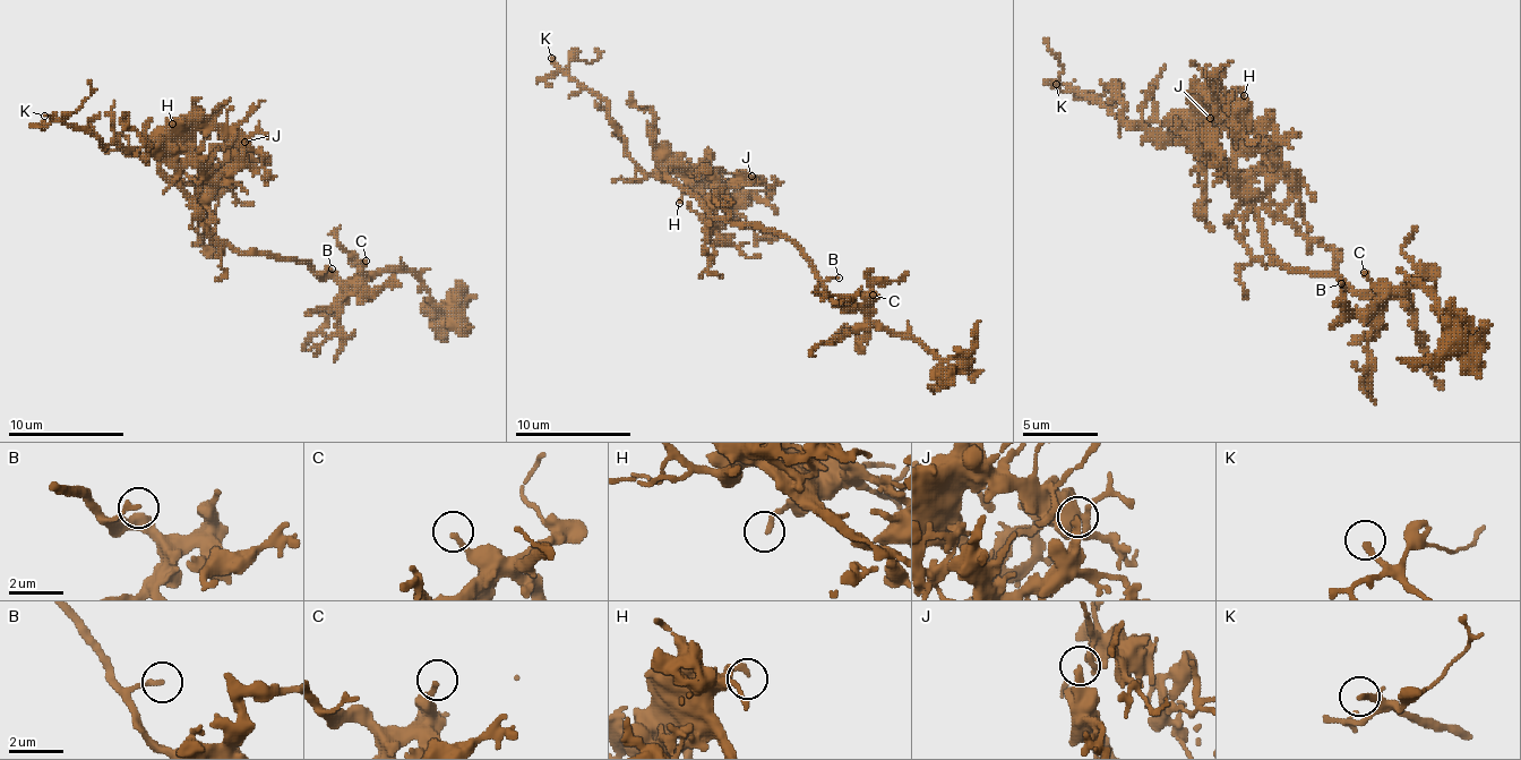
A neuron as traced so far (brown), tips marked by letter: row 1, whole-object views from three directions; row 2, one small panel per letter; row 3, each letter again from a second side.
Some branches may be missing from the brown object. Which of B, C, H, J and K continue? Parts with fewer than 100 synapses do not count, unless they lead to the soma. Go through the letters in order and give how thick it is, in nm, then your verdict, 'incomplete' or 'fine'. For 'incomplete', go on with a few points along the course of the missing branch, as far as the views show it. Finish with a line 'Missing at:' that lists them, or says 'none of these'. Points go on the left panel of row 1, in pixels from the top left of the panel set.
B: 160 nm | fine
C: 190 nm | fine
H: 180 nm | fine
J: 150 nm | fine
K: 220 nm | incomplete
Missing at: K

